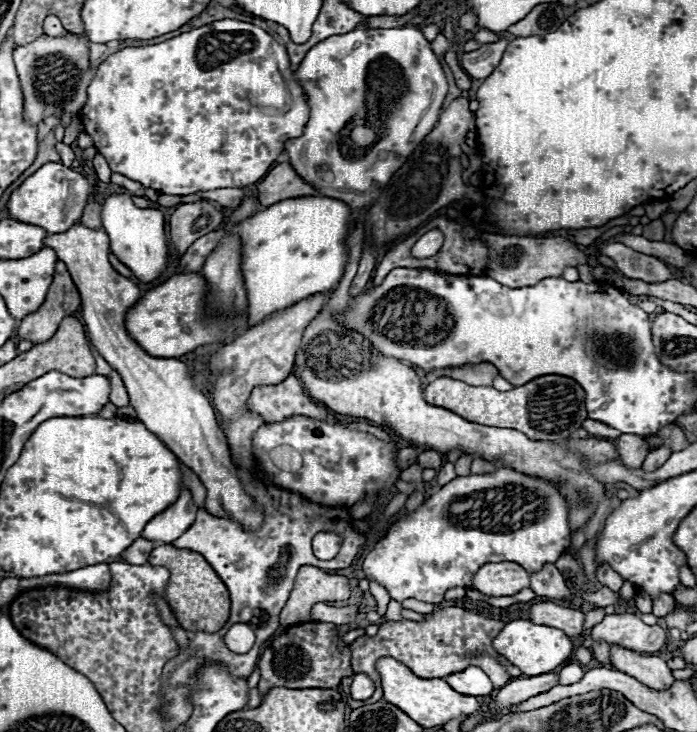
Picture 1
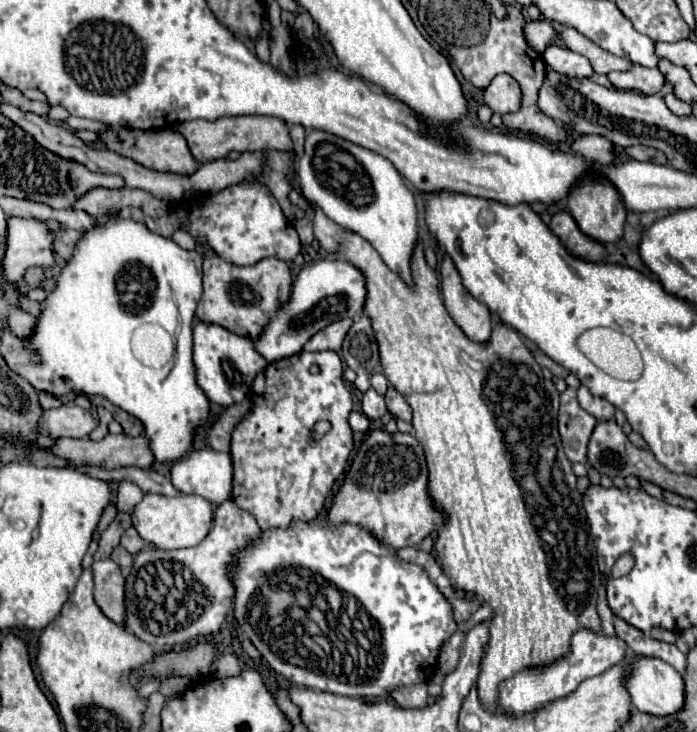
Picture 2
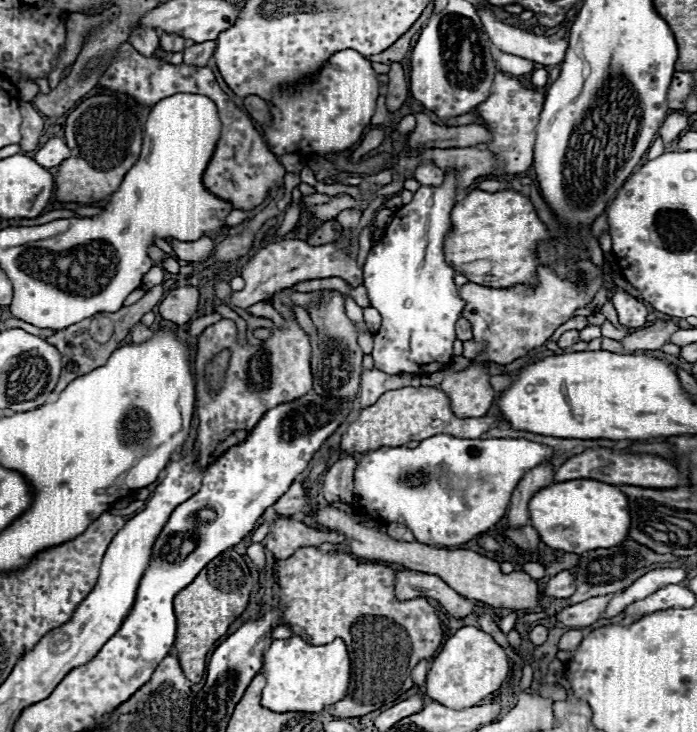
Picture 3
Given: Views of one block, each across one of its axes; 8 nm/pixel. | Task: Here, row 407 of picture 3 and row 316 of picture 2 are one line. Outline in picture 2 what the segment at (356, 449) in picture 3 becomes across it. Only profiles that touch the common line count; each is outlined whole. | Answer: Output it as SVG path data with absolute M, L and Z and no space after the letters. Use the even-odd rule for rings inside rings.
M316 208L316 216L314 216L314 236L328 252L340 254L344 260L356 264L368 276L368 300L366 300L364 312L372 318L372 328L374 328L376 338L378 338L380 362L384 366L386 378L396 386L396 390L400 394L404 394L406 402L414 410L414 420L412 420L414 436L424 448L426 466L428 466L428 496L432 498L434 506L444 514L444 524L438 528L438 538L436 538L436 544L434 544L436 556L442 564L444 574L450 578L452 588L462 590L462 592L472 594L472 596L478 596L480 600L484 600L494 610L494 616L490 620L486 620L490 638L488 638L488 644L484 646L484 656L482 656L482 662L480 662L478 700L480 700L480 704L486 712L502 712L502 708L498 704L498 688L504 680L516 676L524 668L544 668L544 666L554 664L556 660L568 656L570 640L578 630L588 628L596 634L602 632L600 618L598 618L598 612L596 612L596 600L598 600L598 588L600 588L600 572L598 572L598 564L596 564L596 546L594 546L594 538L590 534L588 518L586 518L586 512L584 512L584 506L582 506L582 496L576 488L576 474L572 472L570 460L564 456L562 440L560 440L560 434L558 434L558 406L560 406L558 390L554 388L554 384L550 380L544 380L542 368L536 364L536 360L528 352L526 344L520 340L518 332L508 330L506 324L496 324L494 330L492 330L490 342L484 342L484 344L476 344L476 342L472 342L464 336L464 332L458 328L458 324L450 318L448 310L444 308L444 300L440 300L438 278L436 278L434 270L426 264L420 244L416 246L414 256L412 256L412 276L416 280L416 286L412 290L408 290L408 286L400 280L400 276L396 276L382 262L380 254L374 250L374 246L368 240L364 240L362 236L358 236L354 232L344 232L344 228L340 228L334 220L330 220L320 208Z

